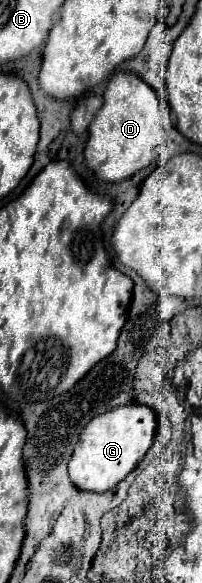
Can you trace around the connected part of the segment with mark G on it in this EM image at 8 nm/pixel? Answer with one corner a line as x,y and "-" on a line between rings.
132,403
132,405
124,405
124,407
118,407
118,409
112,409
112,411
106,411
98,417
94,417
82,429
80,441
74,447
72,459
68,463
68,475
70,475
72,483
82,491
96,491
98,493
98,491
114,489
140,463
140,459
146,455
148,447
154,441
154,433
156,433
156,413
146,405

